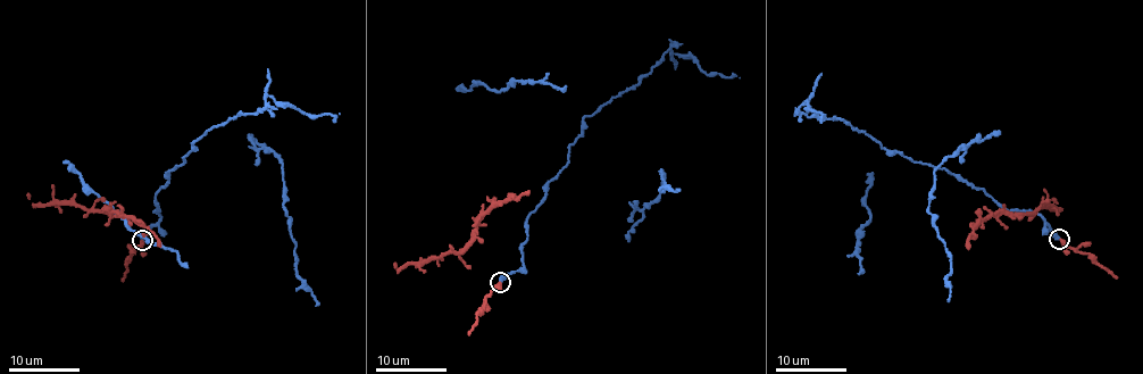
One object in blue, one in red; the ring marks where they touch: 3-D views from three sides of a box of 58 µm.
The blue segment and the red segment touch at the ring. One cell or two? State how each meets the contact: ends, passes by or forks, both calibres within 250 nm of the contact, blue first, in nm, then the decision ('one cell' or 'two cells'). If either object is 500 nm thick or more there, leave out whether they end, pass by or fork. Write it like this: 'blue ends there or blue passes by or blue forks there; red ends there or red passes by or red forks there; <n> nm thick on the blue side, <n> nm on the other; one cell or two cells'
blue ends there; red ends there; 420 nm thick on the blue side, 360 nm on the other; two cells

